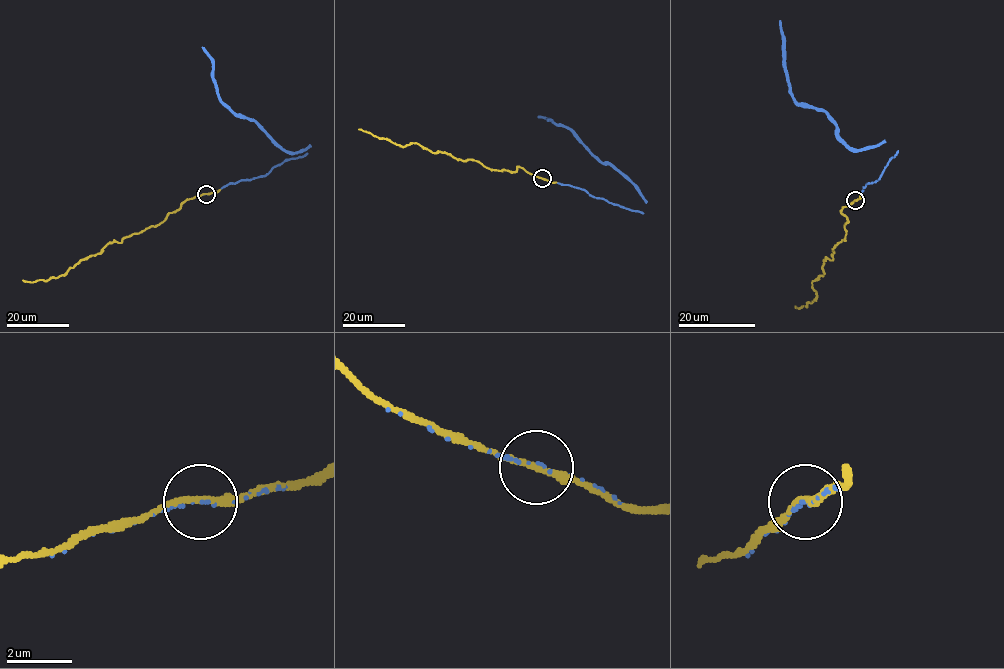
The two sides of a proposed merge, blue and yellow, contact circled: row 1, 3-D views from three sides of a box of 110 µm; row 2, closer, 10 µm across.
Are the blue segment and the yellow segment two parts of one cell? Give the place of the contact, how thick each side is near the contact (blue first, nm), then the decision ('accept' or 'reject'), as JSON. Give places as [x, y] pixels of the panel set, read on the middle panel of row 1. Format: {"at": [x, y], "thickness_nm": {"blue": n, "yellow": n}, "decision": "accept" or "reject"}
{"at": [542, 178], "thickness_nm": {"blue": 50, "yellow": 200}, "decision": "accept"}

